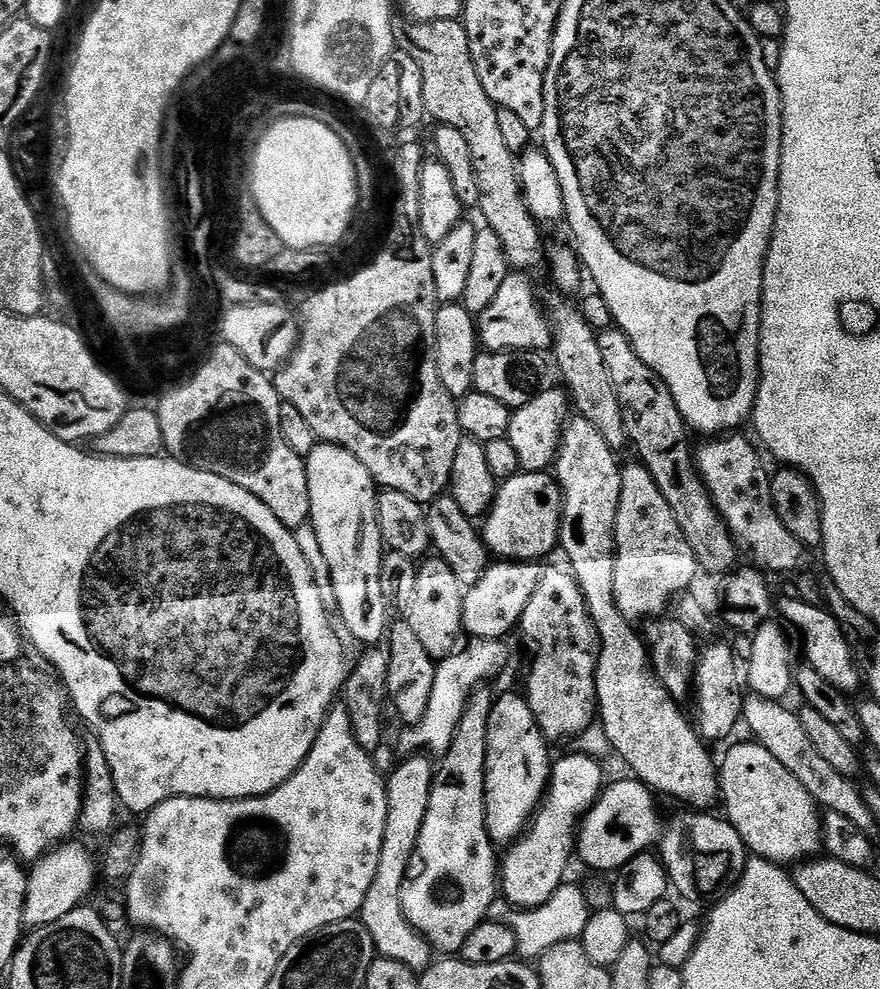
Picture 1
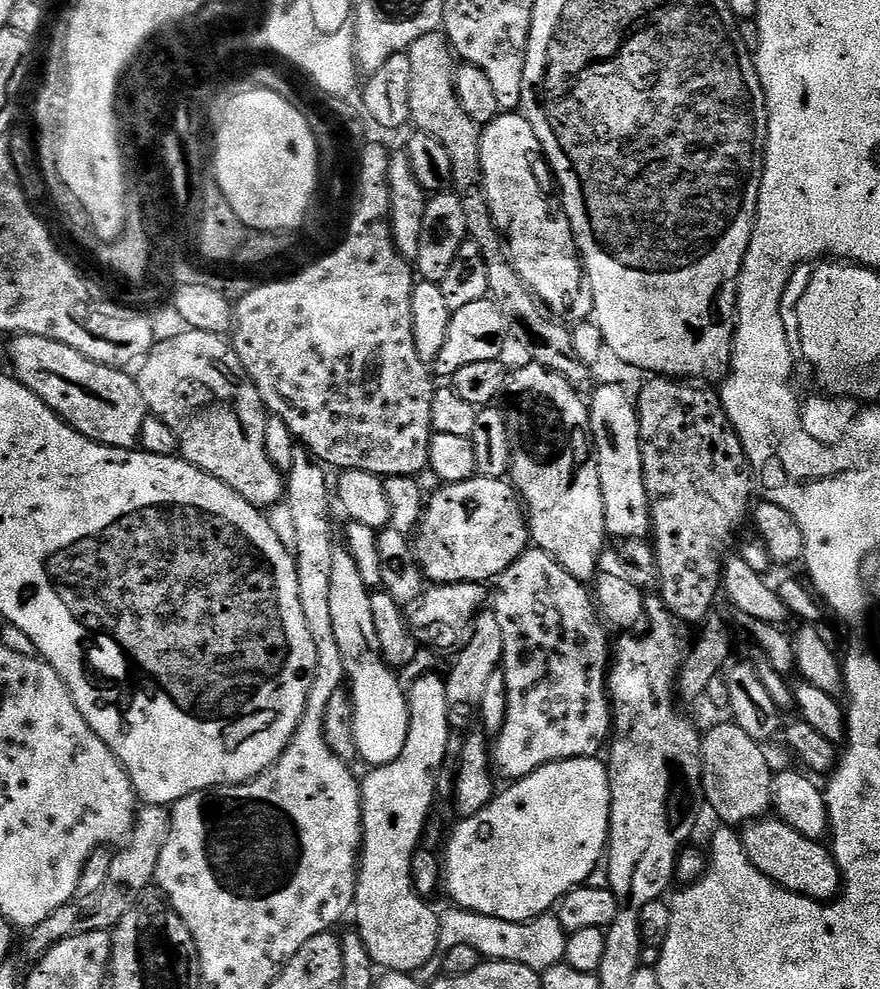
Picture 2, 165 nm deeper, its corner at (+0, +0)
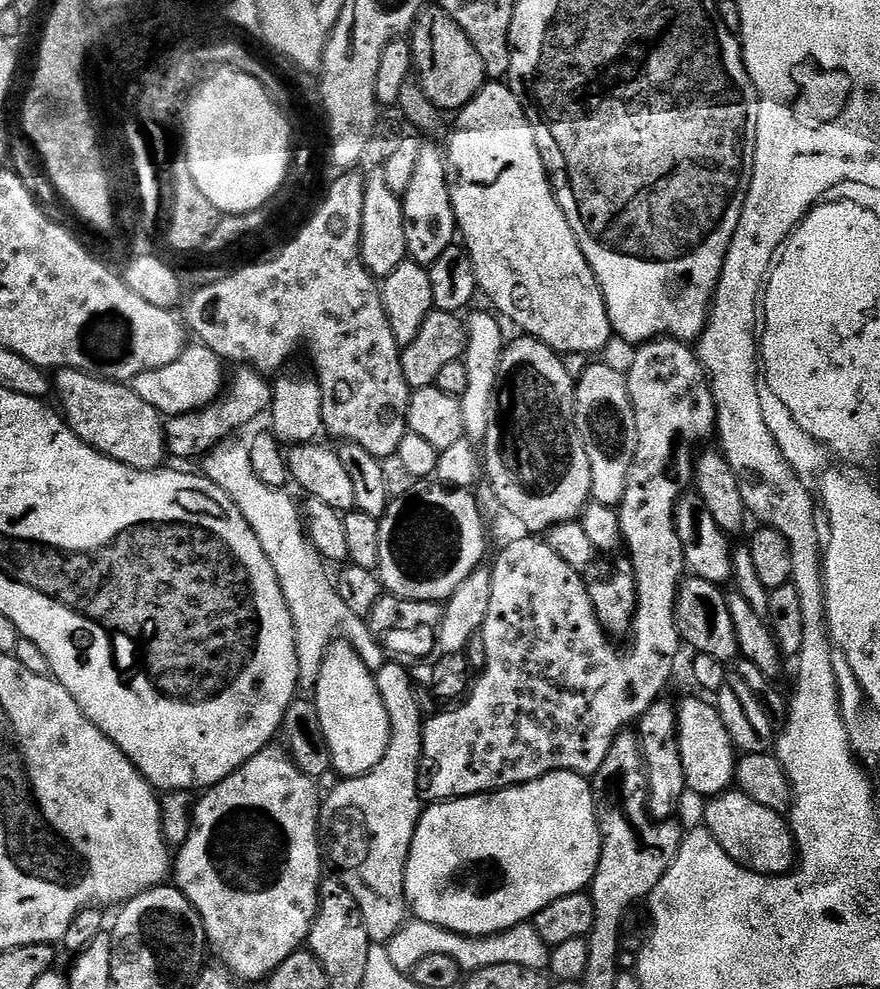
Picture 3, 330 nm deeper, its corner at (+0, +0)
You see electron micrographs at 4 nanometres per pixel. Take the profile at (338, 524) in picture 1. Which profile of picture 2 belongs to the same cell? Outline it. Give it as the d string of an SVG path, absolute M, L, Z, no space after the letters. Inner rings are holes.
M346 550L334 554L334 570L330 570L330 618L334 618L334 638L344 664L347 687L354 710L354 742L357 757L368 766L394 762L406 746L410 726L405 685L384 661L374 630L374 614L370 610L372 592L362 582L354 558ZM396 675L396 676L395 676ZM352 687L352 688L351 688Z

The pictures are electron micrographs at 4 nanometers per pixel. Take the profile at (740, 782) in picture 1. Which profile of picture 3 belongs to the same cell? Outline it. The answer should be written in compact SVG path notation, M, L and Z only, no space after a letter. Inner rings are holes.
M699 695L692 696L689 700L679 701L678 711L676 713L676 741L680 747L680 757L682 758L682 770L686 774L688 783L687 791L689 793L697 792L703 798L721 796L733 787L736 778L736 766L738 763L738 749L732 743L730 734L720 717L719 707L707 704Z

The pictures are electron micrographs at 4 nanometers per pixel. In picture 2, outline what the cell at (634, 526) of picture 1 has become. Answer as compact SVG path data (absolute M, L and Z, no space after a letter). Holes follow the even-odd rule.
M601 384L587 401L592 439L596 445L598 478L602 482L608 536L644 538L652 531L652 504L644 481L640 449L640 413L621 386Z

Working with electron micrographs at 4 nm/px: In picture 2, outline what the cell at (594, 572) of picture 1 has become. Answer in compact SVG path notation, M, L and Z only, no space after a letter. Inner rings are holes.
M528 362L525 368L520 368L517 372L509 371L507 400L509 429L516 440L520 439L520 449L517 447L511 453L510 483L526 509L531 543L550 554L553 561L561 569L564 567L574 579L595 581L601 567L600 551L604 548L608 531L604 517L602 482L598 478L596 445L592 439L585 397L576 392L574 386L562 378L562 374L543 368L541 364Z

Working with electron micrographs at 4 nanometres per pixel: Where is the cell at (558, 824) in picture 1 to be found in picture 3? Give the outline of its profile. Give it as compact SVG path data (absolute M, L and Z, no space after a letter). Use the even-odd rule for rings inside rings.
M551 772L534 782L516 784L513 788L502 788L498 792L483 792L477 796L460 796L456 800L432 802L421 811L420 821L410 846L404 889L411 915L422 922L430 922L439 928L457 932L463 936L489 936L502 930L510 930L519 924L527 924L537 916L550 902L566 898L566 894L583 892L589 887L598 870L600 861L600 827L596 821L596 807L592 785L576 772Z

